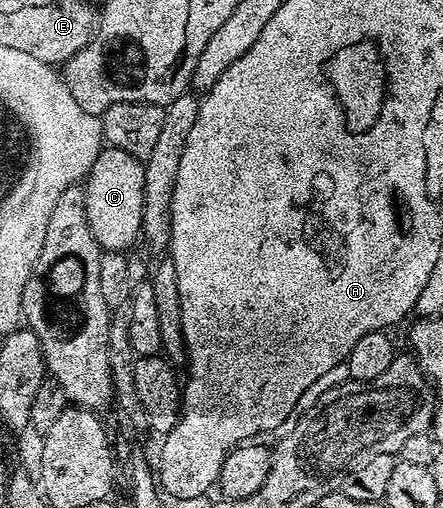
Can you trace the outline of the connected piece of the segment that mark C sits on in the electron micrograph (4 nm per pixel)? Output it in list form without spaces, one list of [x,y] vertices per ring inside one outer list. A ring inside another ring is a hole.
[[[112,147],[102,148],[95,163],[84,178],[85,210],[91,235],[105,251],[125,251],[128,245],[141,236],[143,219],[143,175],[145,167],[142,158],[129,155]]]

